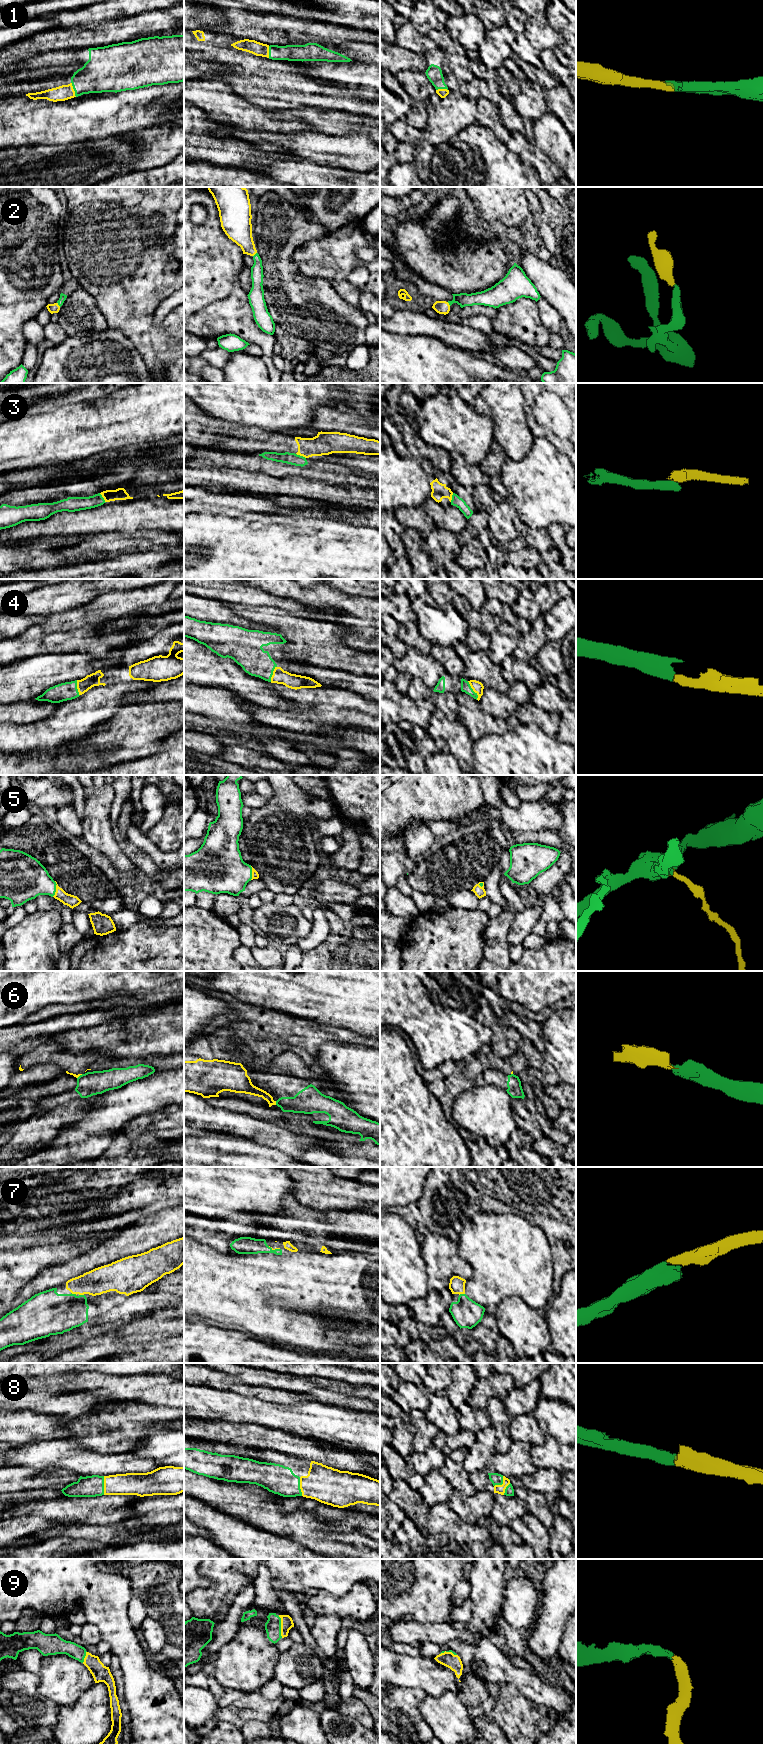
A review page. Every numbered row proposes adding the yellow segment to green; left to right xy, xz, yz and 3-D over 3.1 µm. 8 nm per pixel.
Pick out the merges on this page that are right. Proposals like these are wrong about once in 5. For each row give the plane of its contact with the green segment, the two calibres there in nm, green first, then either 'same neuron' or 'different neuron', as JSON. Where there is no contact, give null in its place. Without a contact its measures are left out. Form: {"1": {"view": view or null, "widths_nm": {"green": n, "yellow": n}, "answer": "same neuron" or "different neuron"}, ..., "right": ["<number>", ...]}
{"1": {"view": "xy", "widths_nm": {"green": 300, "yellow": 120}, "answer": "same neuron"}, "2": {"view": "xy", "widths_nm": {"green": 50, "yellow": 80}, "answer": "same neuron"}, "3": {"view": "xz", "widths_nm": {"green": 100, "yellow": 190}, "answer": "different neuron"}, "4": {"view": "yz", "widths_nm": {"green": 80, "yellow": 90}, "answer": "same neuron"}, "5": {"view": "xy", "widths_nm": {"green": 340, "yellow": 100}, "answer": "same neuron"}, "6": {"view": "xz", "widths_nm": {"green": 200, "yellow": 90}, "answer": "different neuron"}, "7": {"view": "yz", "widths_nm": {"green": 220, "yellow": 130}, "answer": "same neuron"}, "8": {"view": "xy", "widths_nm": {"green": 180, "yellow": 180}, "answer": "same neuron"}, "9": {"view": "xz", "widths_nm": {"green": 130, "yellow": 100}, "answer": "same neuron"}, "right": ["1", "2", "4", "5", "7", "8", "9"]}

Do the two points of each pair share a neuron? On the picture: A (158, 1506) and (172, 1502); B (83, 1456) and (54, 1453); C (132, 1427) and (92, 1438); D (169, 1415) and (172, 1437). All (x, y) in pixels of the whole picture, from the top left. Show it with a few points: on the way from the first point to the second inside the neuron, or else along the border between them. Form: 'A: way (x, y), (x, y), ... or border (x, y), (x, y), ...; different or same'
A: way (161, 1503), (169, 1502); same
B: way (76, 1456), (61, 1453); same
C: way (122, 1430), (102, 1435); same
D: border (161, 1427), (151, 1434); different

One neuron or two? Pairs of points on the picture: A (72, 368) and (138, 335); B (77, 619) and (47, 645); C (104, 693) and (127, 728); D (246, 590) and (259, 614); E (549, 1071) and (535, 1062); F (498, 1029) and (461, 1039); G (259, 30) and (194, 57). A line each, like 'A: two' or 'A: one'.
A: two
B: two
C: two
D: two
E: one
F: two
G: two

